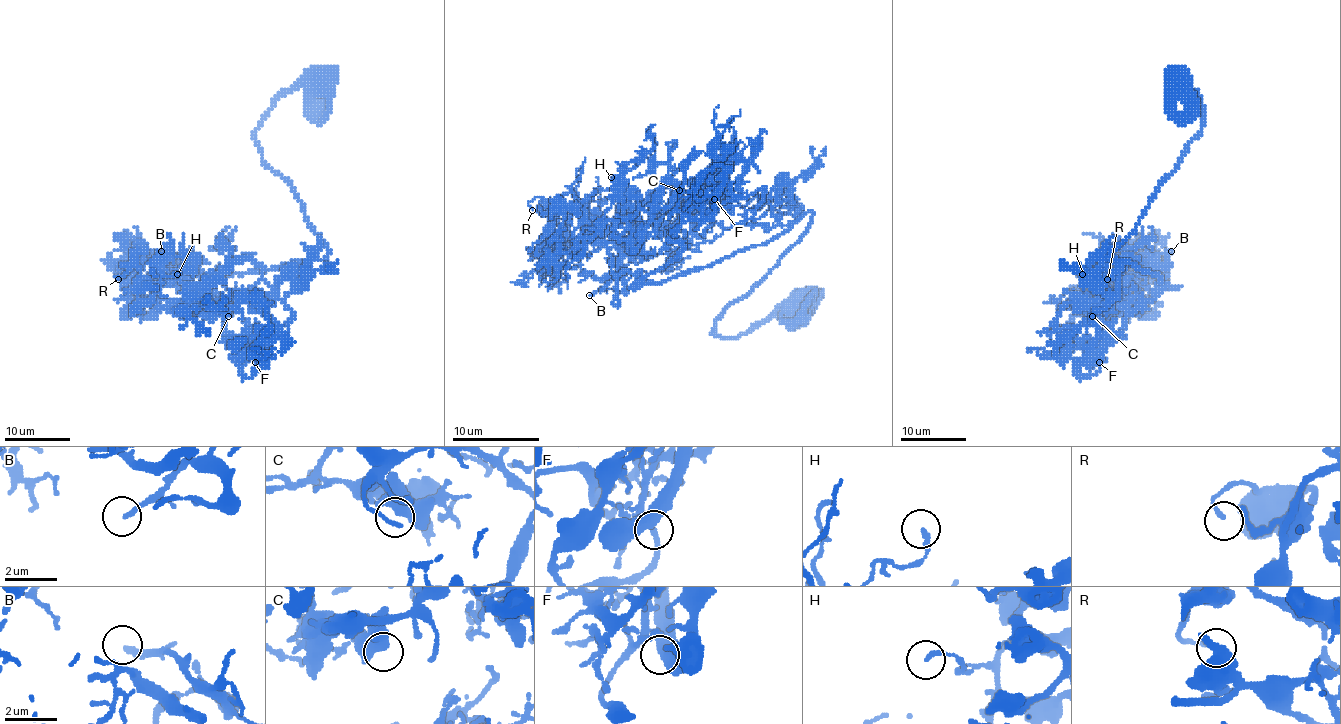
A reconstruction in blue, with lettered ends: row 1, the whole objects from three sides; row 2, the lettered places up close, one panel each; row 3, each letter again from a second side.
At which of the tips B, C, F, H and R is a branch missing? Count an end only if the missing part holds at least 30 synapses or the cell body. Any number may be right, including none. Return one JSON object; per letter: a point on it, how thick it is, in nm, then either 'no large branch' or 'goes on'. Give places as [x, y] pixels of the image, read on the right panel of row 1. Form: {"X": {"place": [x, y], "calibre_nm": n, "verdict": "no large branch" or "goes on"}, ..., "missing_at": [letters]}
{"B": {"place": [1171, 251], "calibre_nm": 200, "verdict": "goes on"}, "C": {"place": [1092, 316], "calibre_nm": 460, "verdict": "goes on"}, "F": {"place": [1099, 362], "calibre_nm": 400, "verdict": "no large branch"}, "H": {"place": [1082, 274], "calibre_nm": 160, "verdict": "no large branch"}, "R": {"place": [1107, 279], "calibre_nm": 170, "verdict": "no large branch"}, "missing_at": ["B", "C"]}

